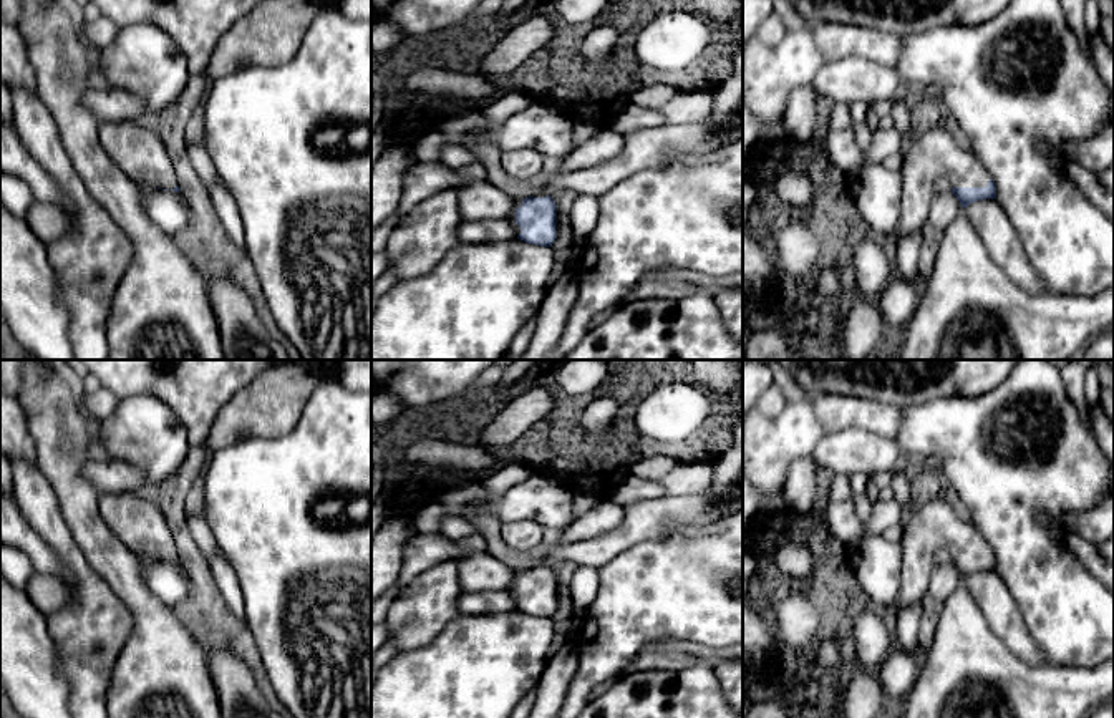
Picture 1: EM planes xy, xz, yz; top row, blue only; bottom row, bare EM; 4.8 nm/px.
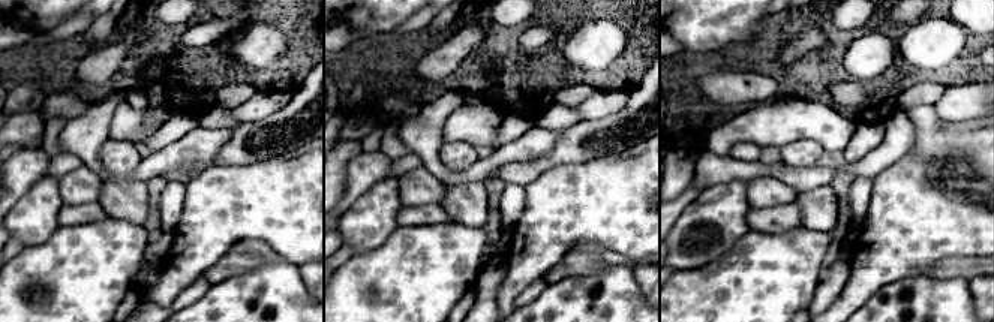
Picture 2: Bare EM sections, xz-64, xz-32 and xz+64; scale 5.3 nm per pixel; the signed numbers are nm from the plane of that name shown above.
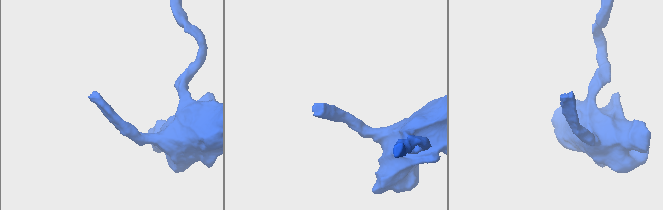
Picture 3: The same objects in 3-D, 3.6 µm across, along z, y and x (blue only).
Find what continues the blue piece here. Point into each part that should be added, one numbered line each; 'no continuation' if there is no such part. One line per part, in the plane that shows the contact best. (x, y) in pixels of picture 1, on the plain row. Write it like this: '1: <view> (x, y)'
1: yz (935, 524)

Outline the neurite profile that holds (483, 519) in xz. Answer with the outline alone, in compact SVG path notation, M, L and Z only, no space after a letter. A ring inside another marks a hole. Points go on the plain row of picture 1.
M603 496L588 512L577 517L567 529L564 529L564 534L555 544L542 542L534 551L514 551L502 541L502 522L491 511L491 506L469 509L461 519L486 539L486 551L492 557L514 570L522 570L532 567L555 546L590 541L618 527L625 519L625 507Z

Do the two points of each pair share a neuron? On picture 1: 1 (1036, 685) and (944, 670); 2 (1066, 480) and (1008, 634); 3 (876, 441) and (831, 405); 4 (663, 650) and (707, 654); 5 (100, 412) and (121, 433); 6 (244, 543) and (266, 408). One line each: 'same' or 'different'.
1: same
2: different
3: different
4: same
5: different
6: different

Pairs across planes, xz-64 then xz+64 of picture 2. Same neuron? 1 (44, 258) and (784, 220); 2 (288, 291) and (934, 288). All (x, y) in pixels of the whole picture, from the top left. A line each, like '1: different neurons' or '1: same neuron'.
1: different neurons
2: same neuron

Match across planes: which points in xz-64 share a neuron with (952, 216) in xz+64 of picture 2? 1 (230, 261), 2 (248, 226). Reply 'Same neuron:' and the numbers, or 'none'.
Same neuron: 2

